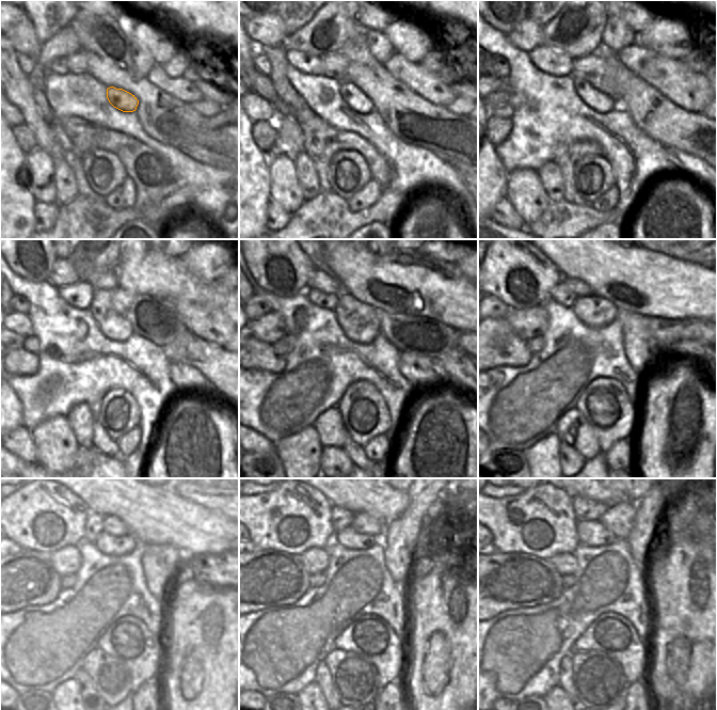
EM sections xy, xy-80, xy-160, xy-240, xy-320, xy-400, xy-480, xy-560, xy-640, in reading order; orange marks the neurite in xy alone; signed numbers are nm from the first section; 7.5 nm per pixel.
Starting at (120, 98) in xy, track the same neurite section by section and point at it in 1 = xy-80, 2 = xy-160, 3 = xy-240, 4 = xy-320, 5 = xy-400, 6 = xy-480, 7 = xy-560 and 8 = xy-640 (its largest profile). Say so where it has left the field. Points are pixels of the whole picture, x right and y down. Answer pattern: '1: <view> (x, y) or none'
1: xy-80 (352, 95)
2: xy-160 (598, 100)
3: xy-240 (111, 324)
4: xy-320 (357, 320)
5: xy-400 (595, 312)
6: xy-480 (106, 543)
7: xy-560 (349, 538)
8: xy-640 (592, 533)

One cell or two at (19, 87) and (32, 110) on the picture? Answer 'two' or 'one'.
one

